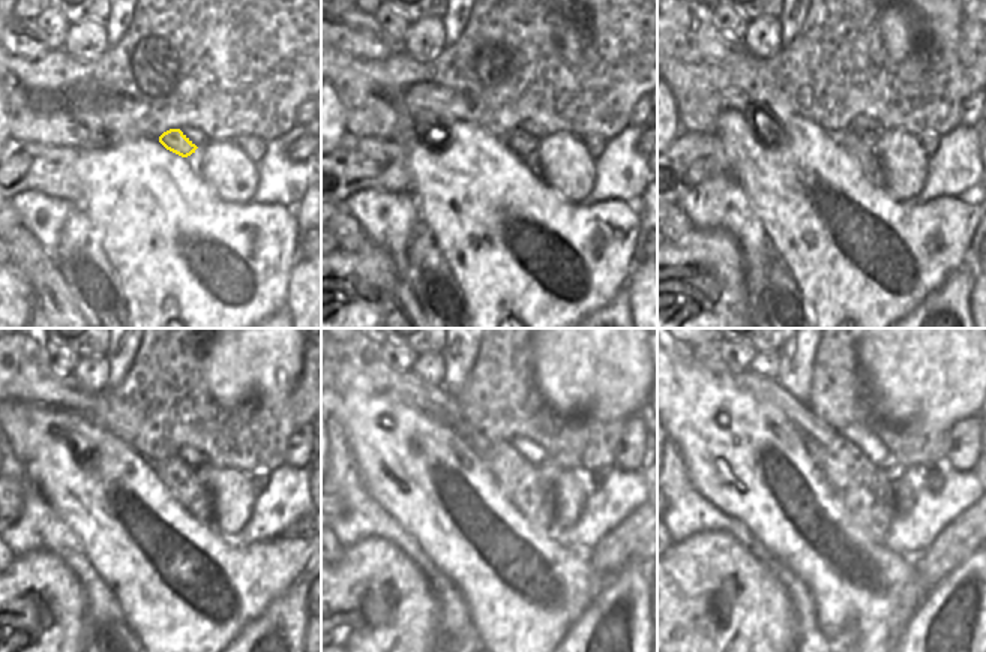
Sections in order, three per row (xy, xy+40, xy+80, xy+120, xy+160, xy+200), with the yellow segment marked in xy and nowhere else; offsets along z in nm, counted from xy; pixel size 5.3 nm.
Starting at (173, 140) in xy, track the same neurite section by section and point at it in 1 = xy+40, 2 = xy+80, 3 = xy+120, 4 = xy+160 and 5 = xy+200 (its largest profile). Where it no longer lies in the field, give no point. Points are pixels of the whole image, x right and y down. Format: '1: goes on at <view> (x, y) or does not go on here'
1: goes on at xy+40 (521, 143)
2: goes on at xy+80 (868, 138)
3: goes on at xy+120 (203, 472)
4: goes on at xy+160 (548, 469)
5: goes on at xy+200 (893, 469)

